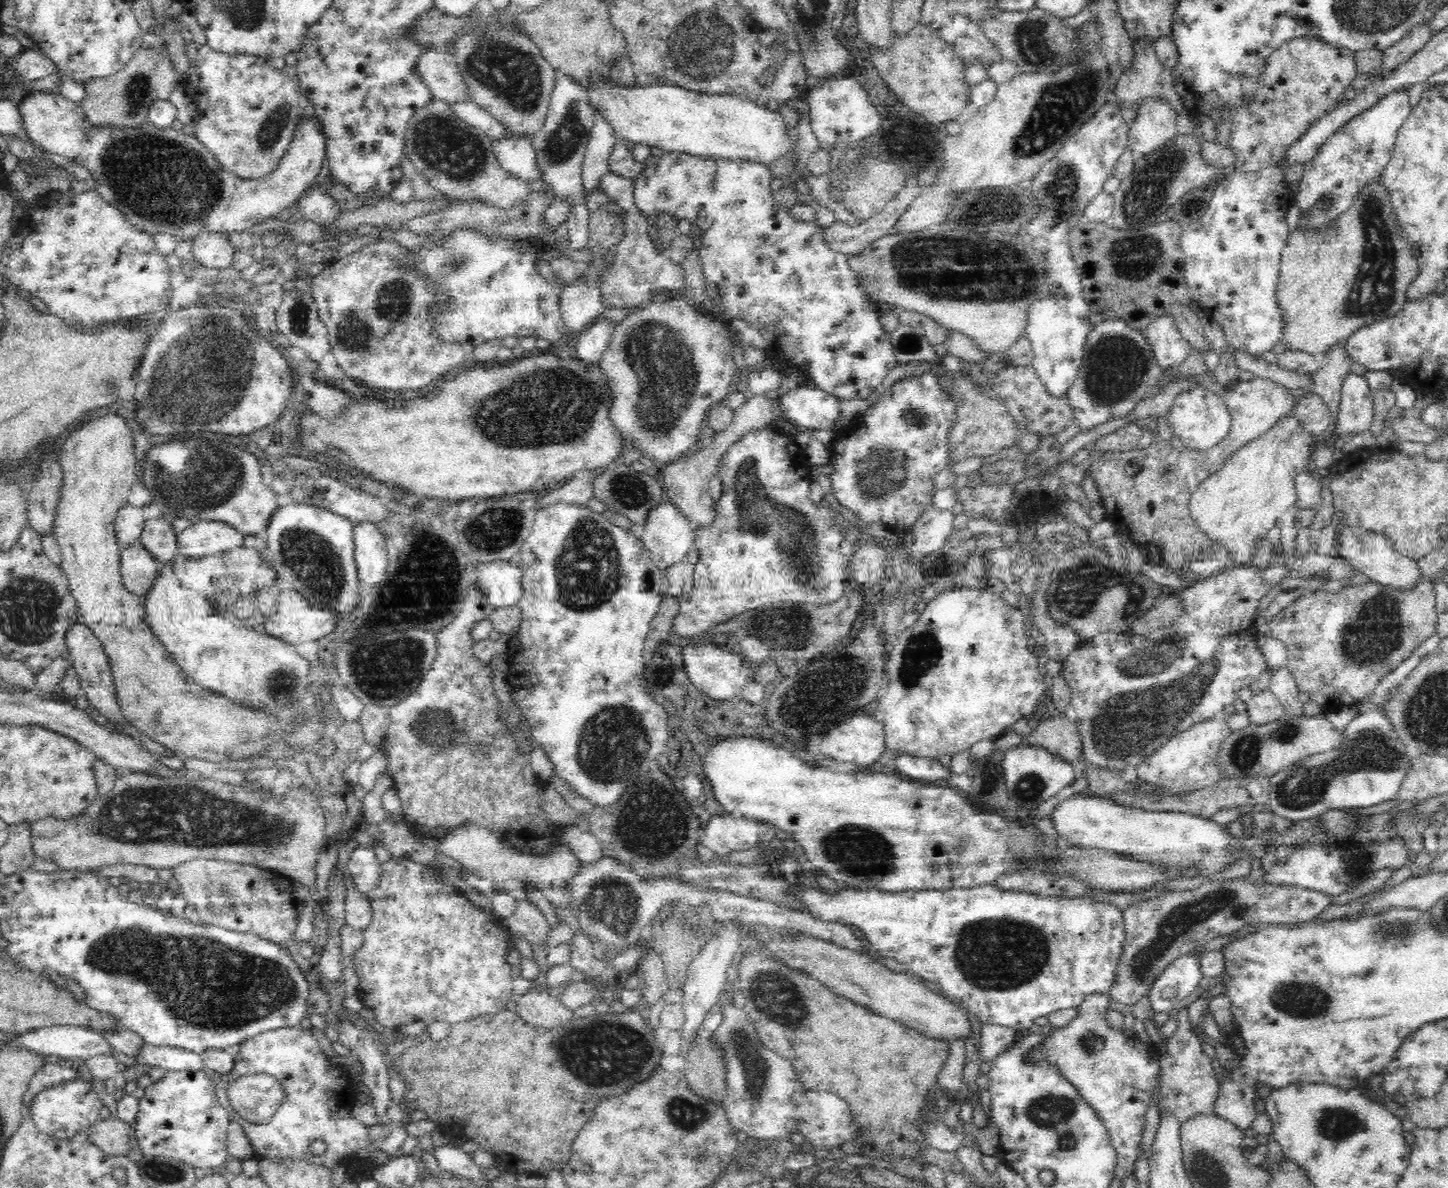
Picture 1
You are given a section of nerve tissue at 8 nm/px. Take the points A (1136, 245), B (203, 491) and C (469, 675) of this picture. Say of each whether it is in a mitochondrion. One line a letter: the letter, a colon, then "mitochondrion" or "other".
A: mitochondrion
B: mitochondrion
C: other

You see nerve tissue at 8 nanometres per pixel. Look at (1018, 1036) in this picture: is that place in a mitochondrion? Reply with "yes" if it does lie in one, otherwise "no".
no

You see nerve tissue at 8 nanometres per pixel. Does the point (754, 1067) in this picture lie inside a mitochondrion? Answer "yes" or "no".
yes

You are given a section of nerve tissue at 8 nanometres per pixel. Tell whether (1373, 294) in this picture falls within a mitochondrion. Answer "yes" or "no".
yes

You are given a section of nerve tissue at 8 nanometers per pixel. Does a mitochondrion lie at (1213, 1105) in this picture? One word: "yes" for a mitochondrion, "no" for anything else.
no

